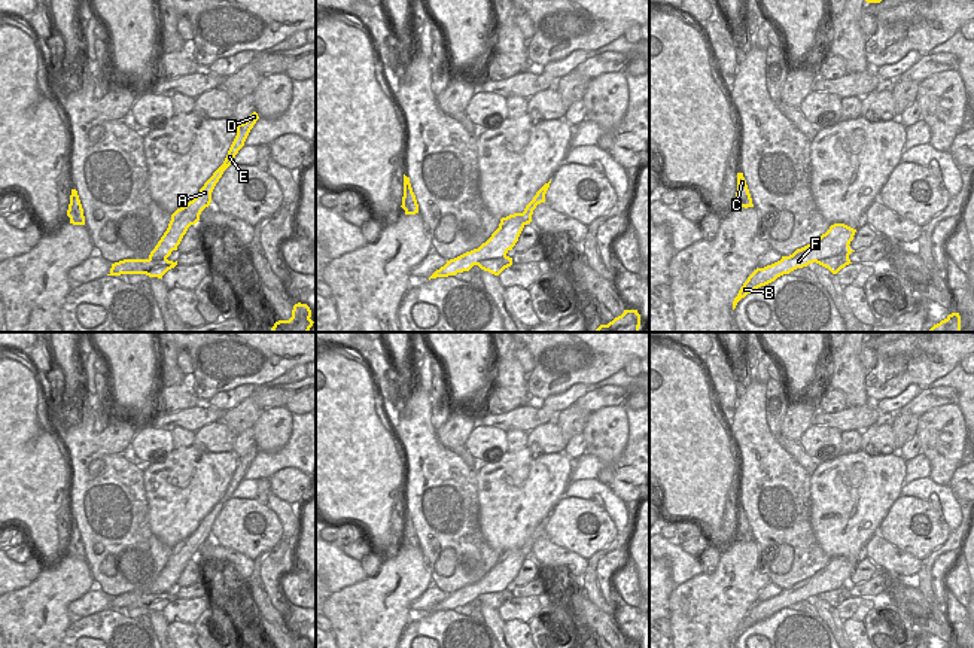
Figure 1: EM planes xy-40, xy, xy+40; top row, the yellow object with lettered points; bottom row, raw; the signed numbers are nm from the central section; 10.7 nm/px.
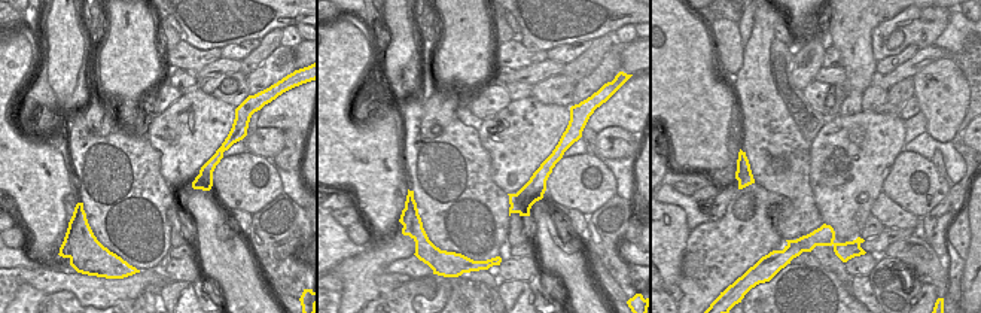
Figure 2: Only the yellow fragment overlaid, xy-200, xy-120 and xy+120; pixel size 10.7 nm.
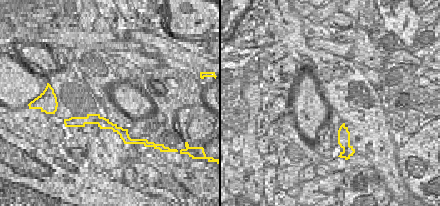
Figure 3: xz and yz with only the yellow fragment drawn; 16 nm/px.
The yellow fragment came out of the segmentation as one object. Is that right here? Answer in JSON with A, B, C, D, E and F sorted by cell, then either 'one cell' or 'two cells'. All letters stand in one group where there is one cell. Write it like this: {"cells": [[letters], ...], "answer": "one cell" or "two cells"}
{"cells": [["A", "B", "D", "E", "F"], ["C"]], "answer": "two cells"}

